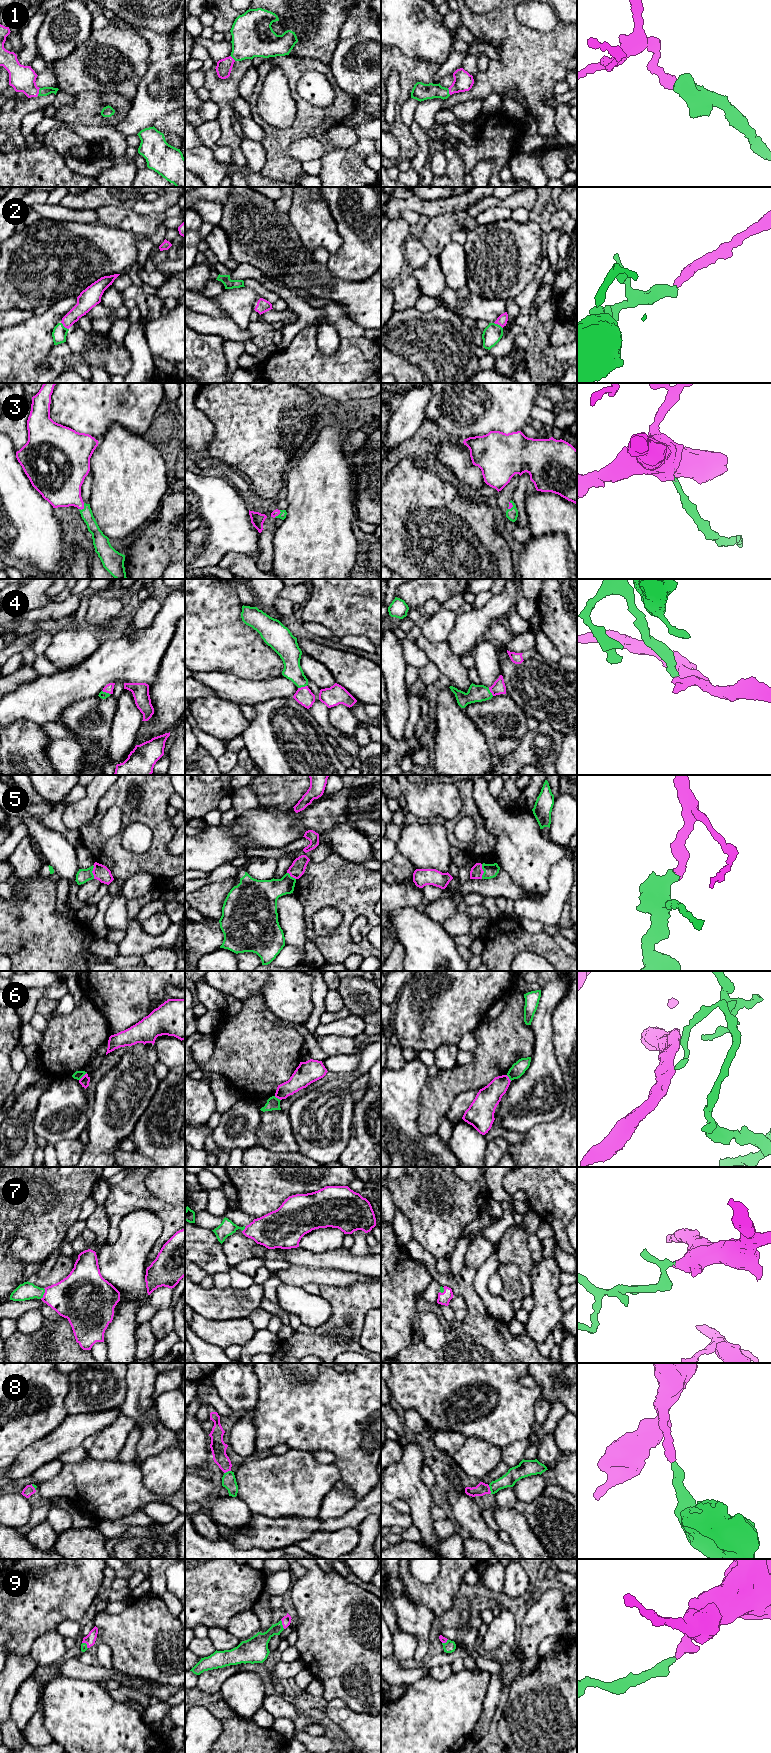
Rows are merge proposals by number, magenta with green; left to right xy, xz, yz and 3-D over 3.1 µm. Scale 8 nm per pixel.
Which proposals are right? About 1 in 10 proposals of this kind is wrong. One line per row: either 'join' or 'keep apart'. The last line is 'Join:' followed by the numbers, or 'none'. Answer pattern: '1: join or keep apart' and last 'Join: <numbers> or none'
1: join
2: join
3: join
4: join
5: join
6: keep apart
7: join
8: join
9: join
Join: 1, 2, 3, 4, 5, 7, 8, 9

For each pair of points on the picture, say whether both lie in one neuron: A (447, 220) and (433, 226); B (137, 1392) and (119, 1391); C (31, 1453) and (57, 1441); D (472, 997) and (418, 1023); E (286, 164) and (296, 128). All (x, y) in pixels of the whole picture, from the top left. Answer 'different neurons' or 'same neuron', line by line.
A: same neuron
B: different neurons
C: same neuron
D: same neuron
E: same neuron

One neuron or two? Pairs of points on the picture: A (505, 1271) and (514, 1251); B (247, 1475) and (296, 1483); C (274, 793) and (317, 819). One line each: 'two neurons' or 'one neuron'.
A: two neurons
B: one neuron
C: two neurons

